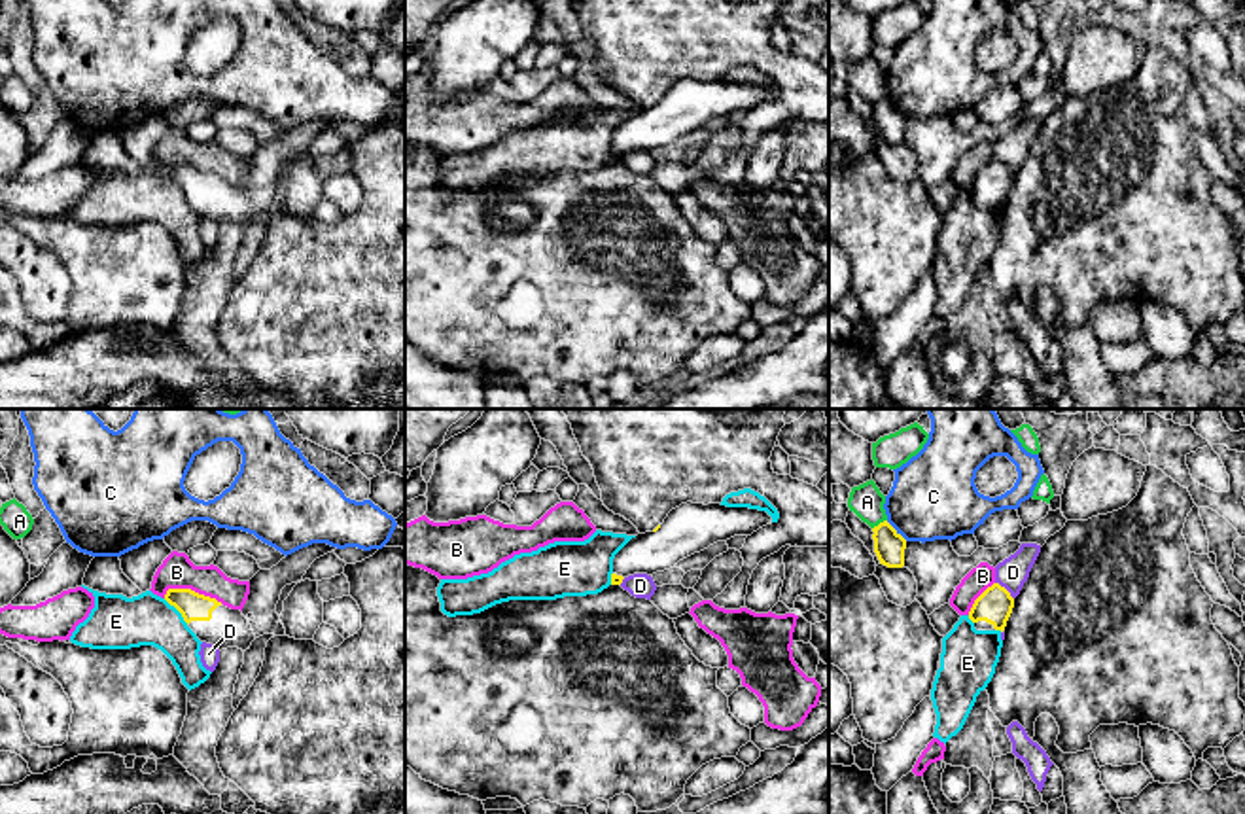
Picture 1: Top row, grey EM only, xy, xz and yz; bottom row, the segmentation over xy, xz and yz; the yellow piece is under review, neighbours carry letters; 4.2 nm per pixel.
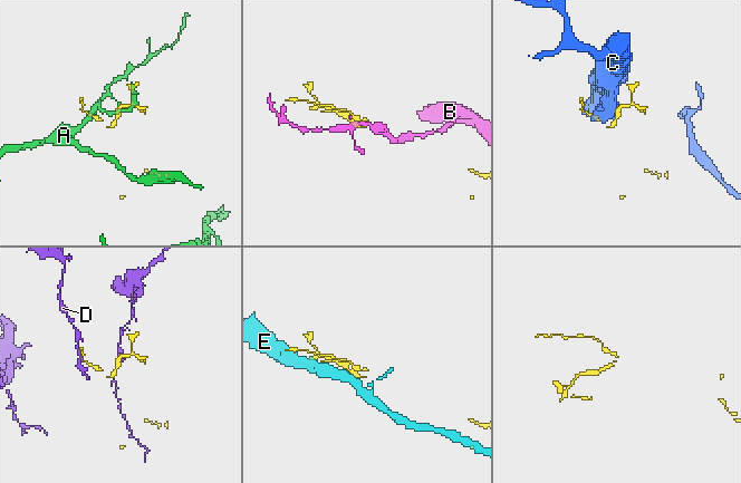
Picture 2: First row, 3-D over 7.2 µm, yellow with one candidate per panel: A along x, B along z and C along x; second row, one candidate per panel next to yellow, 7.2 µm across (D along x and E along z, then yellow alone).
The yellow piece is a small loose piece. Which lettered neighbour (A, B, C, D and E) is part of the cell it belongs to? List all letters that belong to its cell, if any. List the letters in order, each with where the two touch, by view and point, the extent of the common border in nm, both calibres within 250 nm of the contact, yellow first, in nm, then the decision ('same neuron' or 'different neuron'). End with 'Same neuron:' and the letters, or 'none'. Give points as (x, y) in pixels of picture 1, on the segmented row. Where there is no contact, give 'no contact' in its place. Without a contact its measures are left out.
A: yz (880, 523) | 80 nm | 130/140 nm | different neuron
B: xy (193, 591) | 260 nm | 120/140 nm | different neuron
C: yz (895, 530) | 130 nm | 130/360 nm | different neuron
D: yz (1005, 589) | 110 nm | 150/140 nm | different neuron
E: xy (176, 608) | 160 nm | 120/220 nm | different neuron
Same neuron: none

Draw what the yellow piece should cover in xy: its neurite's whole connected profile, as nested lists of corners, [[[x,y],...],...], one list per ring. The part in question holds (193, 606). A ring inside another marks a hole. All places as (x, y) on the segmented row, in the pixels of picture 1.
[[[168,589],[165,600],[174,606],[187,627],[201,642],[227,647],[250,649],[255,634],[240,610],[231,610],[216,598],[199,594],[191,589]]]

